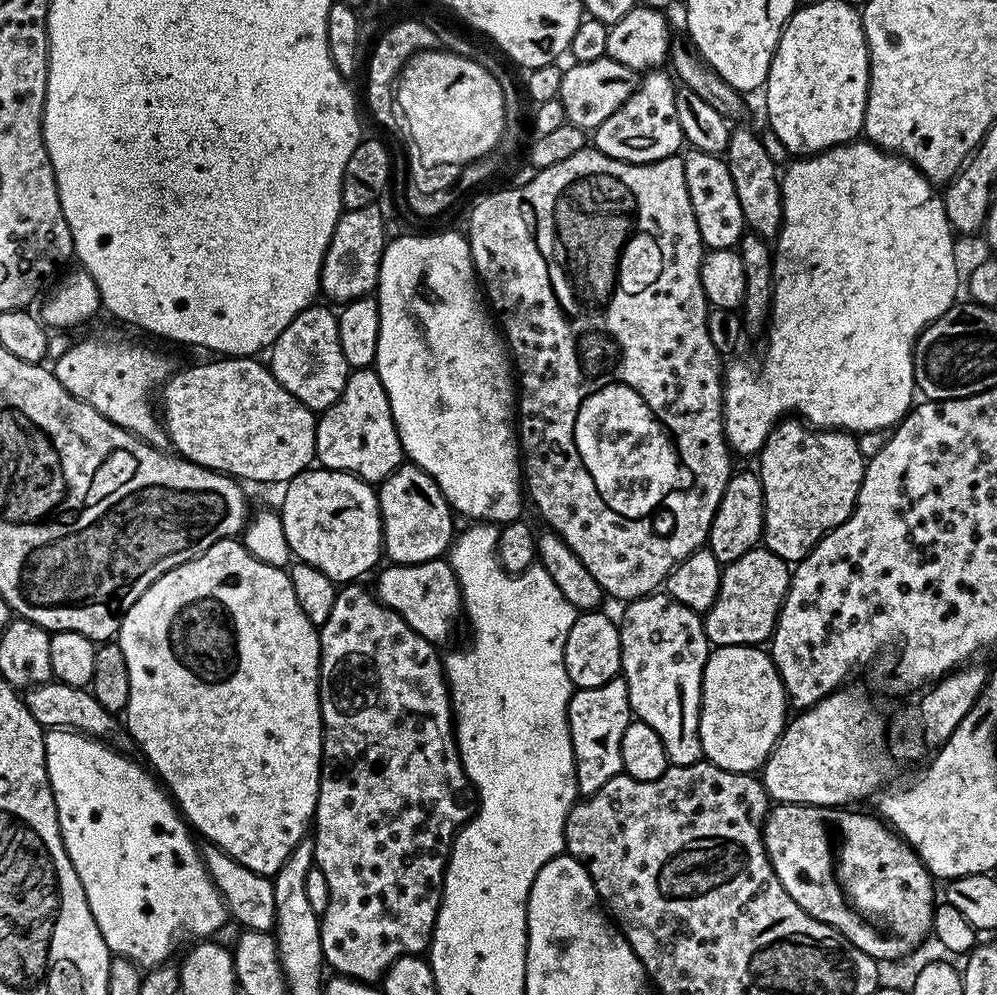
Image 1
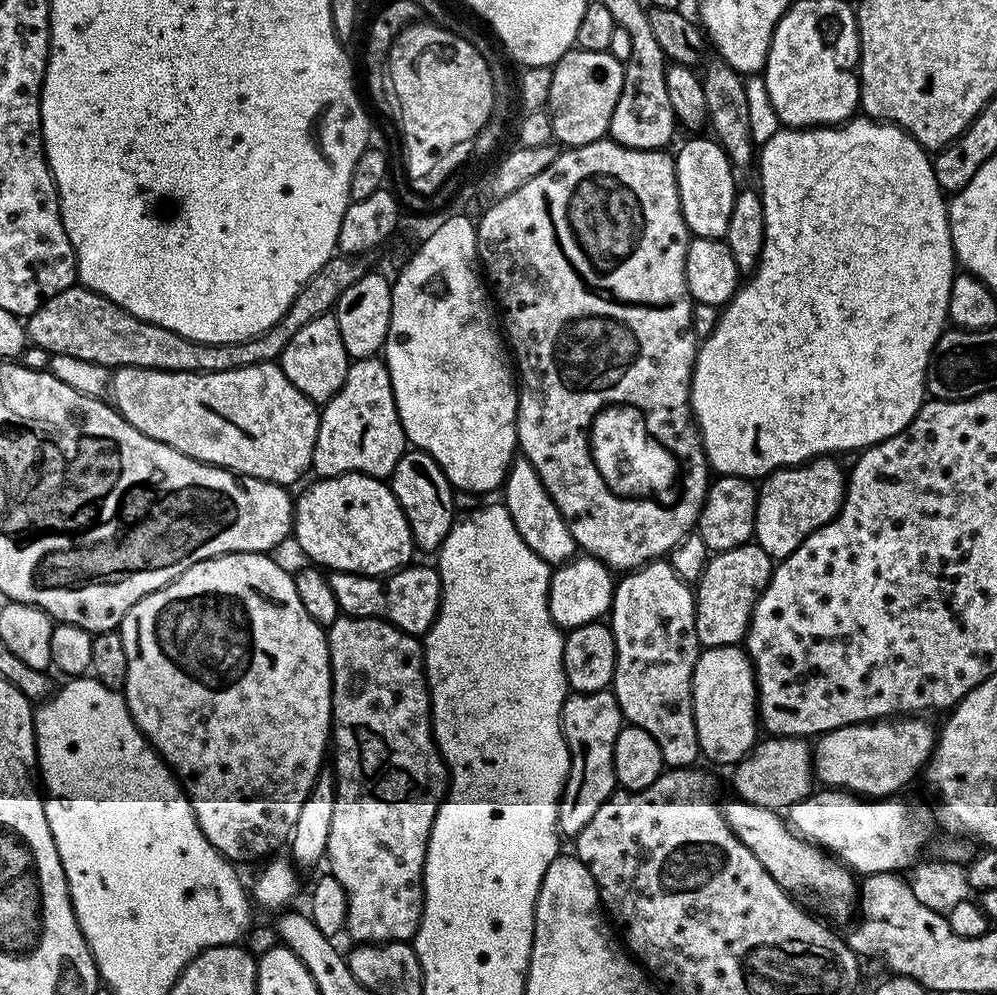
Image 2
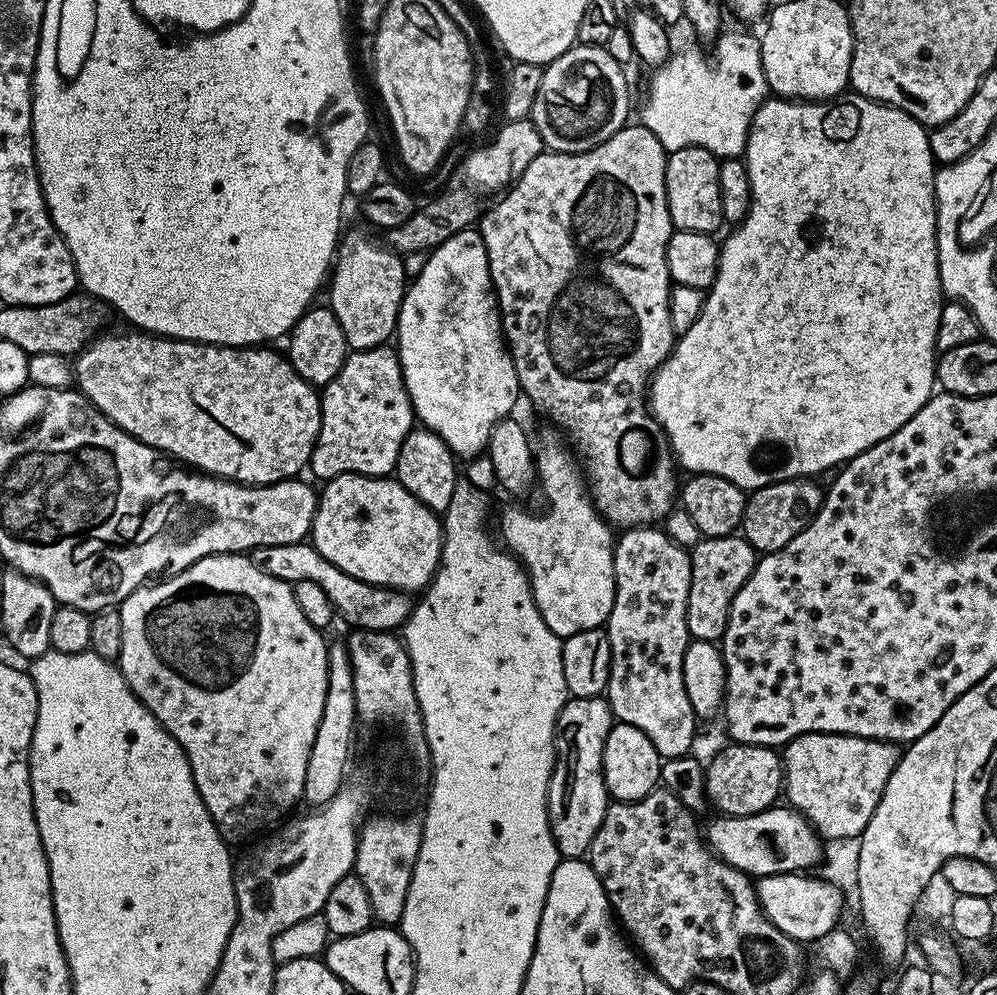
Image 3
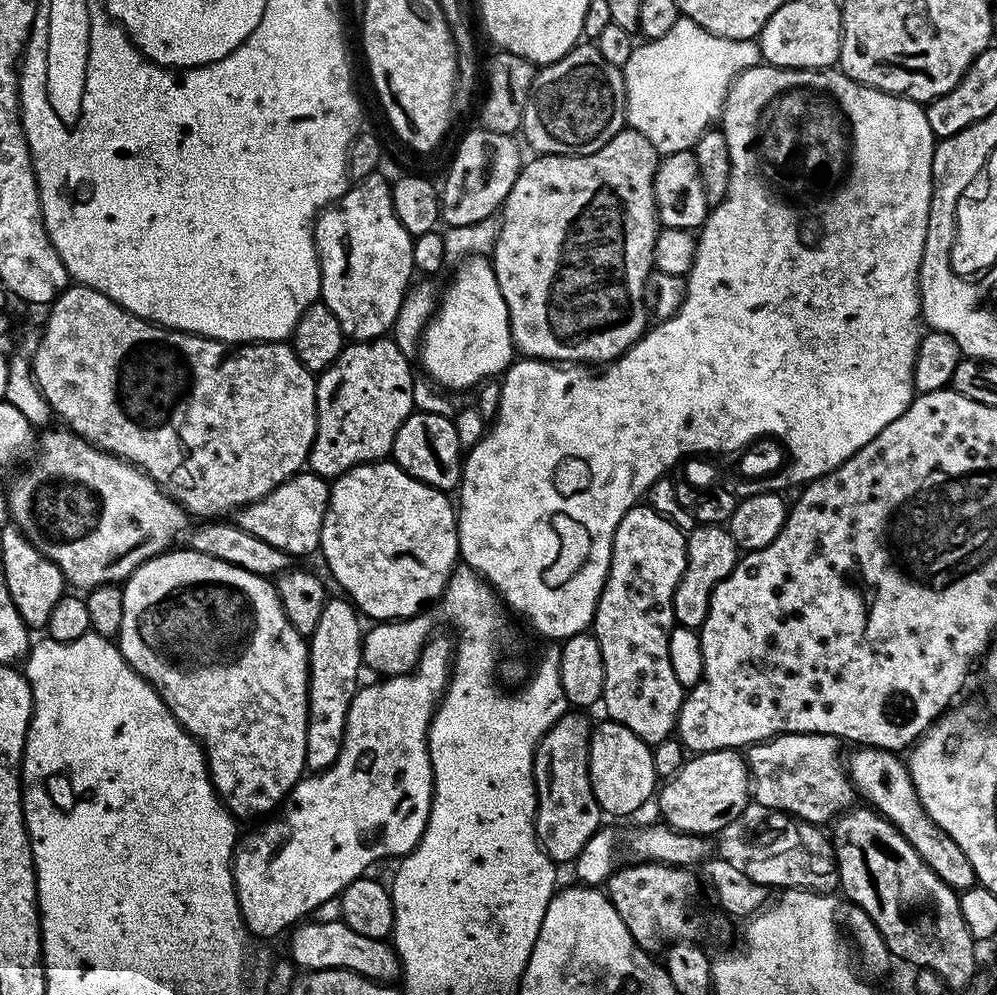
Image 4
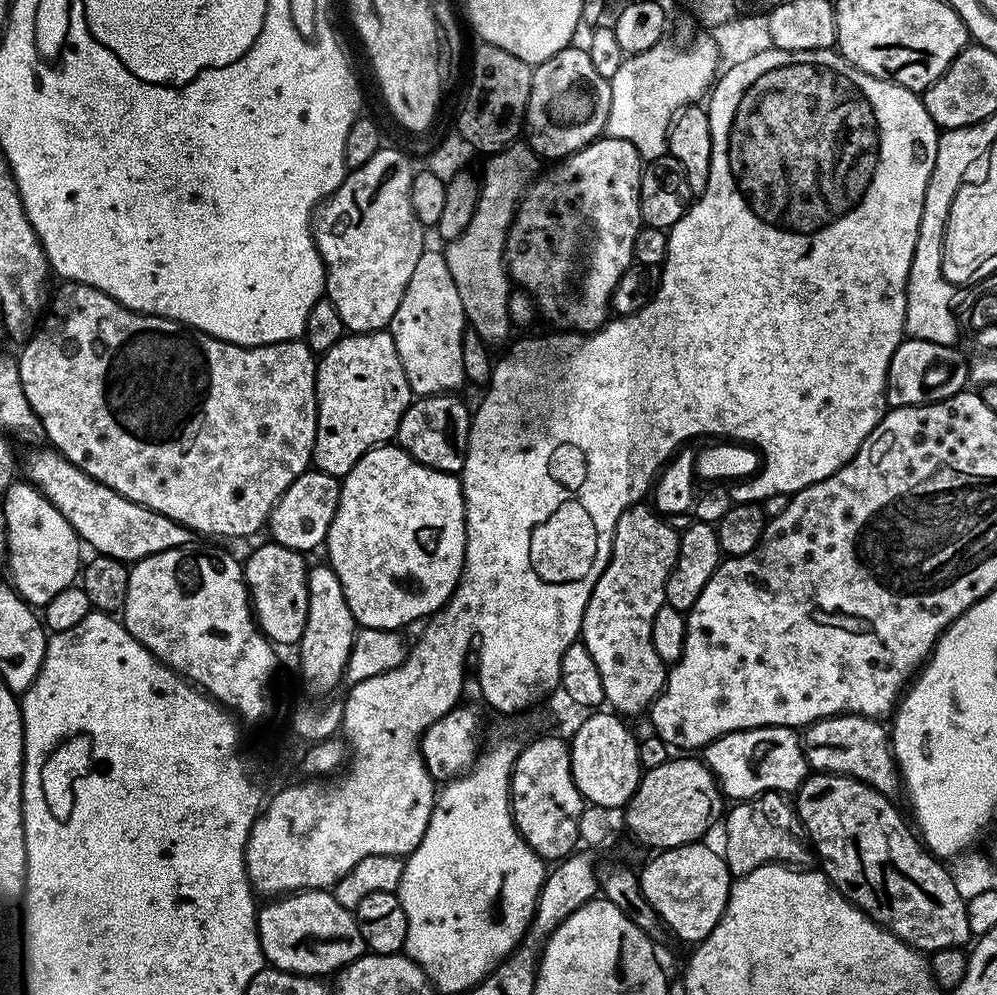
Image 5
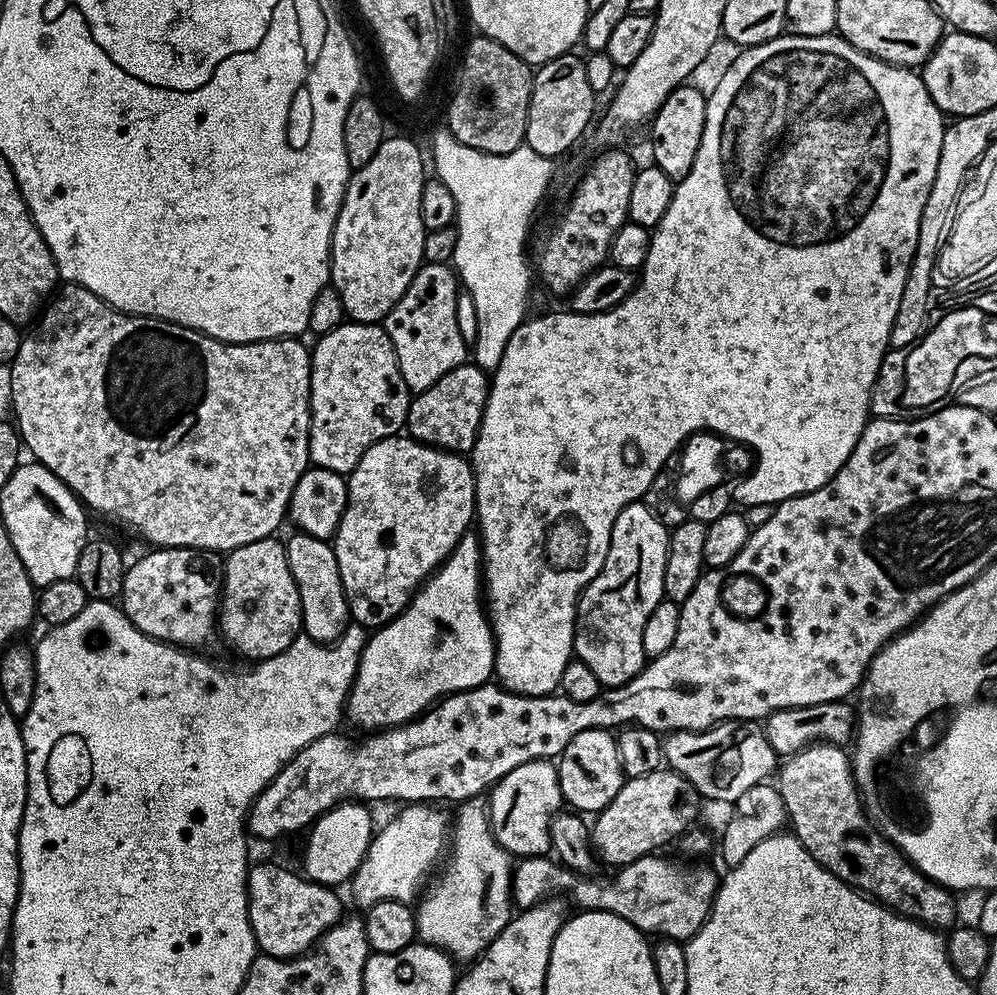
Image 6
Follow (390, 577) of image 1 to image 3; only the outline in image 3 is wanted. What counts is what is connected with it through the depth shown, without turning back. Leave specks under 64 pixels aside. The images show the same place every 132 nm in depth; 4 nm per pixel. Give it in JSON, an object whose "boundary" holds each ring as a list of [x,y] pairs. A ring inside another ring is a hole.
{"boundary":[[[311,542],[283,544],[269,548],[253,548],[250,559],[266,574],[282,582],[295,586],[298,582],[314,582],[326,590],[330,602],[336,607],[337,617],[356,630],[366,632],[392,632],[403,629],[408,615],[412,613],[414,600],[407,592],[396,588],[379,588],[376,584],[367,584],[334,566],[313,546]]]}

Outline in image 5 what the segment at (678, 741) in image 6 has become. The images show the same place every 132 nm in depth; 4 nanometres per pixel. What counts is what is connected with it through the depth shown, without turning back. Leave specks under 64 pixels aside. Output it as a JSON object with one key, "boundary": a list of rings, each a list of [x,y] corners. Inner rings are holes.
{"boundary":[[[751,728],[719,736],[702,749],[702,759],[720,785],[721,793],[732,802],[755,800],[764,793],[795,793],[810,775],[801,737],[791,728]]]}

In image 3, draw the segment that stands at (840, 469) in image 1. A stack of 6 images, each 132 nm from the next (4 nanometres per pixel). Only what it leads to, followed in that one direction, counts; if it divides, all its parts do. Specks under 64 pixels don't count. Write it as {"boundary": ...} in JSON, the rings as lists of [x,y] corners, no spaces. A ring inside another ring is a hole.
{"boundary":[[[808,478],[799,480],[779,480],[755,489],[748,496],[742,535],[755,548],[757,553],[777,552],[790,538],[794,538],[818,514],[824,501],[822,488]]]}

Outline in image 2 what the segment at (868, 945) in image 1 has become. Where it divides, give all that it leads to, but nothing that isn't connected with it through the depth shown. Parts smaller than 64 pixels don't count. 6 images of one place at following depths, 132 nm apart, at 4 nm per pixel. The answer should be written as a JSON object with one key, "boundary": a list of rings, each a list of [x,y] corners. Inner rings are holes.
{"boundary":[[[732,798],[728,805],[723,805],[722,811],[725,822],[742,842],[742,846],[746,846],[746,850],[750,850],[750,854],[762,862],[770,878],[774,878],[774,882],[778,882],[778,886],[782,886],[785,892],[796,898],[816,894],[836,920],[846,919],[851,912],[853,915],[858,900],[858,884],[852,881],[853,873],[824,849],[797,836],[779,811],[745,804],[739,798]]]}

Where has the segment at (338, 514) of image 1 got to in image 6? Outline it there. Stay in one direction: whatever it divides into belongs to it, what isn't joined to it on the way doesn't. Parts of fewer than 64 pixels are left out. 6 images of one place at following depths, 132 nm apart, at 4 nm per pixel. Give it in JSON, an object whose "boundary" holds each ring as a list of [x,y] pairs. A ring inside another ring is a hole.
{"boundary":[[[407,434],[388,436],[379,440],[374,446],[362,454],[356,468],[347,477],[348,501],[342,514],[340,524],[336,528],[334,547],[338,558],[338,570],[342,578],[344,593],[348,599],[348,610],[351,619],[357,624],[363,624],[365,629],[375,630],[382,624],[389,624],[399,612],[408,606],[410,597],[423,585],[424,581],[444,563],[445,558],[454,550],[454,546],[469,531],[468,523],[473,523],[476,514],[476,476],[472,473],[471,463],[459,452],[446,452],[443,448],[432,448],[429,444],[419,444]]]}

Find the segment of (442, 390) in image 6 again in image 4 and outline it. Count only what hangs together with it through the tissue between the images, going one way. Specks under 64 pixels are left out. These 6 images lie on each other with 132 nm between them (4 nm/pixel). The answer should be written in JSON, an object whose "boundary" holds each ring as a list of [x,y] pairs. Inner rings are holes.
{"boundary":[[[413,411],[411,416],[406,418],[406,422],[398,430],[398,434],[392,443],[391,459],[406,474],[426,482],[430,487],[436,488],[442,493],[448,494],[459,489],[460,477],[464,470],[464,456],[462,448],[460,452],[460,432],[452,425],[453,421],[442,414],[424,413],[422,411]]]}

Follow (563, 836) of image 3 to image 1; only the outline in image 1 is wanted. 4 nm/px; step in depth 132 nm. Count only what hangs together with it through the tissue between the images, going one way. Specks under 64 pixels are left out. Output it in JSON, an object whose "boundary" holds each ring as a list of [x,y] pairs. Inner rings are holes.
{"boundary":[[[622,678],[593,688],[576,688],[568,703],[568,729],[576,756],[576,790],[581,797],[593,796],[610,778],[621,775],[622,734],[633,720],[628,687]]]}

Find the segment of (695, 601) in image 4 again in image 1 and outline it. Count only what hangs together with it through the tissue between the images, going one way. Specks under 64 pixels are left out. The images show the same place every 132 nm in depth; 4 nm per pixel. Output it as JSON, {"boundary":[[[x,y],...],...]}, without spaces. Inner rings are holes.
{"boundary":[[[763,546],[751,548],[742,558],[723,565],[718,598],[702,616],[709,645],[718,648],[739,644],[760,646],[771,641],[791,581],[789,561],[778,558],[778,554]]]}

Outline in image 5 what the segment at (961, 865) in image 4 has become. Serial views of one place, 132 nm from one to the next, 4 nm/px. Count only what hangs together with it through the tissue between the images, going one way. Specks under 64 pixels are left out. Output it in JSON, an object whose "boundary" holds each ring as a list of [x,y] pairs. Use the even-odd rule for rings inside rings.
{"boundary":[[[828,716],[825,720],[815,720],[812,724],[807,725],[802,732],[802,743],[804,745],[804,756],[808,759],[809,769],[815,770],[816,772],[833,772],[839,776],[849,776],[858,782],[862,782],[866,786],[870,786],[874,790],[878,790],[883,796],[889,798],[895,797],[895,792],[899,793],[902,788],[900,770],[896,766],[896,759],[892,757],[892,741],[890,739],[889,729],[885,727],[885,725],[883,728],[880,724],[883,723],[874,716]]]}

